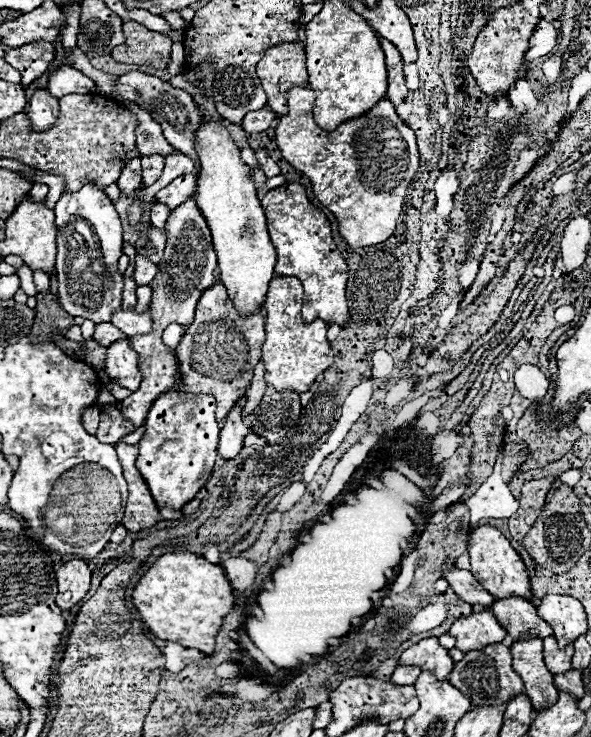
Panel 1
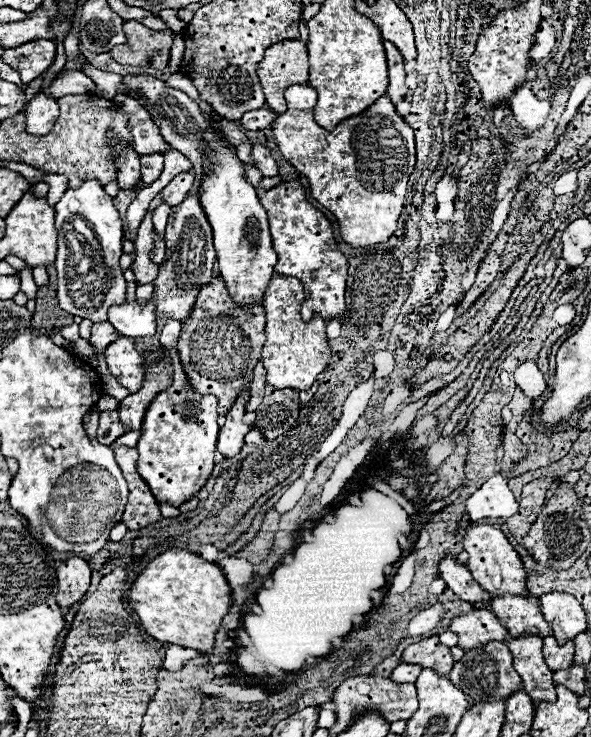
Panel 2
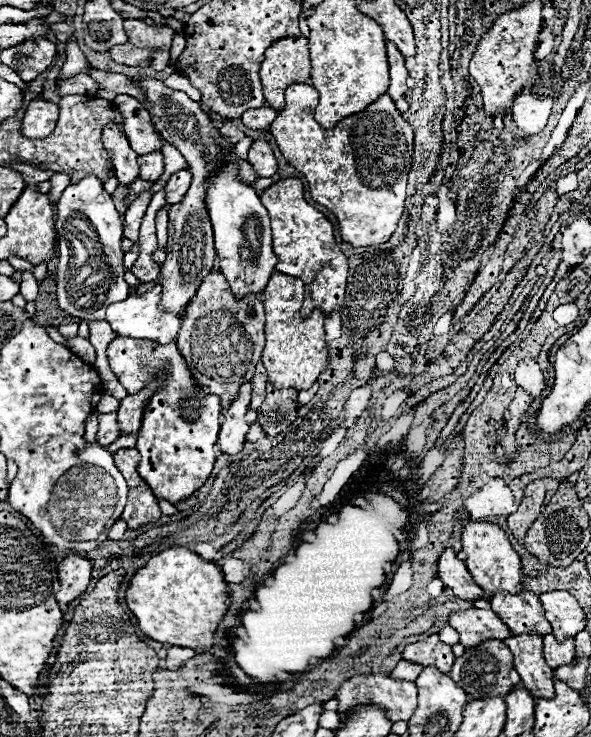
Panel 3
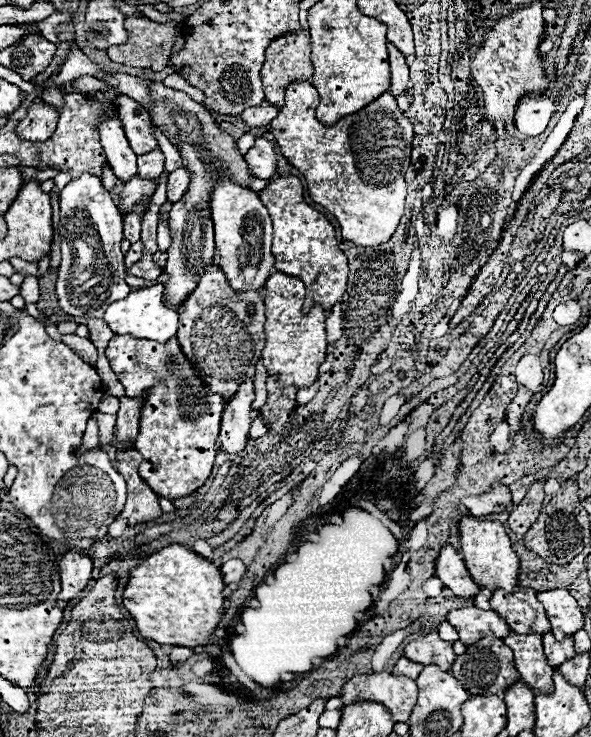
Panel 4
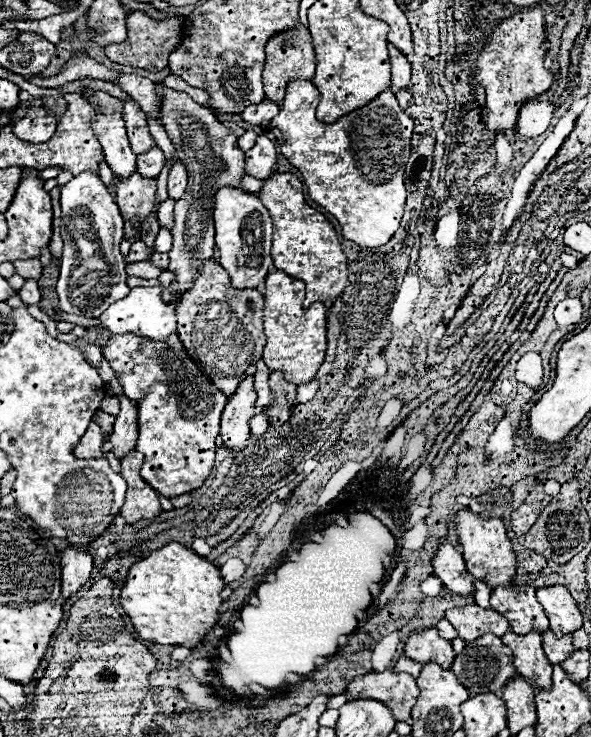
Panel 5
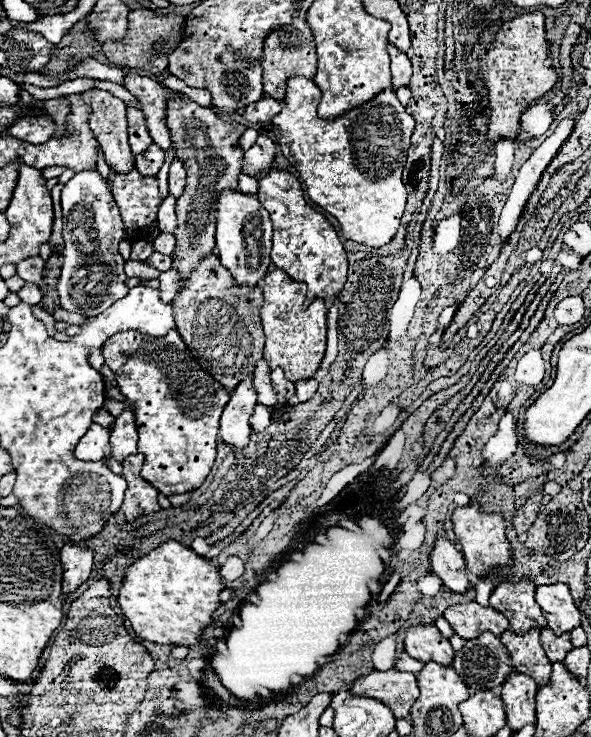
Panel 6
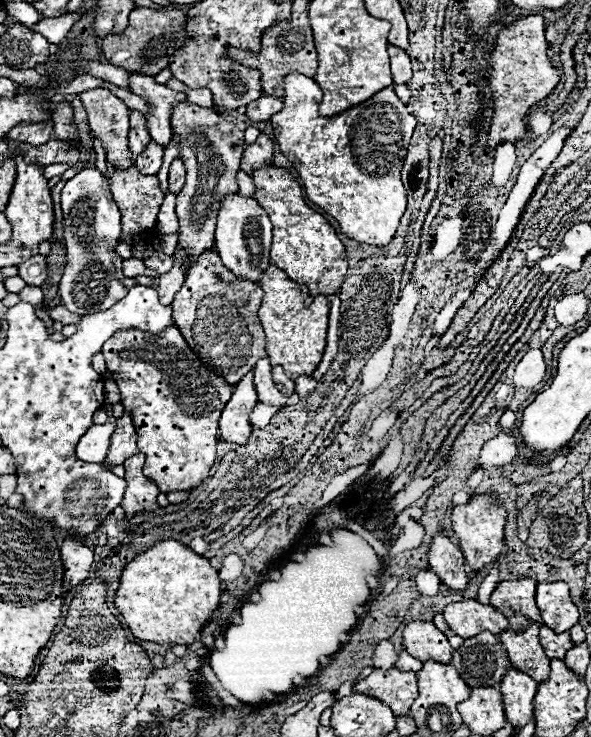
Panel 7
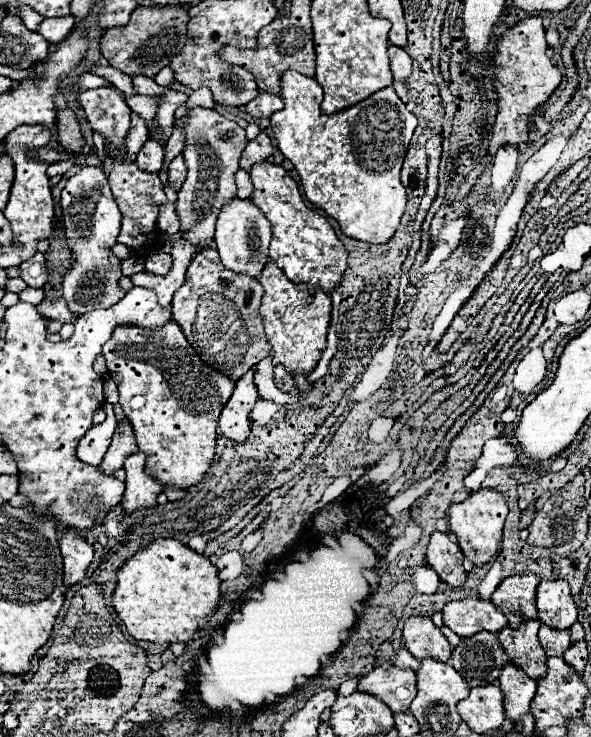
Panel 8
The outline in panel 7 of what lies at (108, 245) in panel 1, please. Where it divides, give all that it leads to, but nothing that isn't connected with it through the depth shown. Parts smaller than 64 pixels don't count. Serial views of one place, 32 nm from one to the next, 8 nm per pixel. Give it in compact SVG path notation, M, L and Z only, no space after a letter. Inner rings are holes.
M84 168L62 188L62 212L64 212L64 244L66 266L58 284L62 304L80 316L94 314L110 308L122 296L126 288L122 280L122 258L116 254L116 246L122 236L120 212L108 188L108 180L96 168Z

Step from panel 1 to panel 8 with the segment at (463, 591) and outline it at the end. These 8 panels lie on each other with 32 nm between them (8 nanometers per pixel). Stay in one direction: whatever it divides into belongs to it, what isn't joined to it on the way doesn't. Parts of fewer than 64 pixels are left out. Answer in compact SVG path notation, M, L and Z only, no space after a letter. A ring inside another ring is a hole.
M434 532L428 544L426 560L430 568L452 588L462 588L466 582L466 570L462 566L462 552L454 538L446 532Z

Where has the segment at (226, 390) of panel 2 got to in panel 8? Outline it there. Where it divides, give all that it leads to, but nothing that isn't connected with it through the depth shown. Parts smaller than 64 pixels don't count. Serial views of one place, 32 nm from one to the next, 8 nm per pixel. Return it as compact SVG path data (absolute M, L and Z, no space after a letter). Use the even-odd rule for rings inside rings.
M206 248L194 256L186 270L182 288L174 294L172 318L202 360L236 382L262 358L270 356L268 338L258 314L262 294L264 290L258 280L226 270L218 258L218 252Z

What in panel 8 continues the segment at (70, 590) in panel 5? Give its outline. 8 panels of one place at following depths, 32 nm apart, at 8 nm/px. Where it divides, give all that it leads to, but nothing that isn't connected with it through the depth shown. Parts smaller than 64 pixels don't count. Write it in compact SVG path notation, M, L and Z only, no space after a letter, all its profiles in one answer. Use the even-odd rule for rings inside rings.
M66 530L60 540L64 560L64 586L70 588L84 580L86 570L92 562L92 546L74 530Z

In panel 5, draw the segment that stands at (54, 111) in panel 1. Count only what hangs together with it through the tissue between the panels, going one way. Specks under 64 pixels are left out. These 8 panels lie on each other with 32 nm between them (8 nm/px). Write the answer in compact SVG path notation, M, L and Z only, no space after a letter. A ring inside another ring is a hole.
M30 106L26 118L16 122L14 134L20 140L40 144L50 140L50 136L56 132L56 122L56 116L46 106Z

